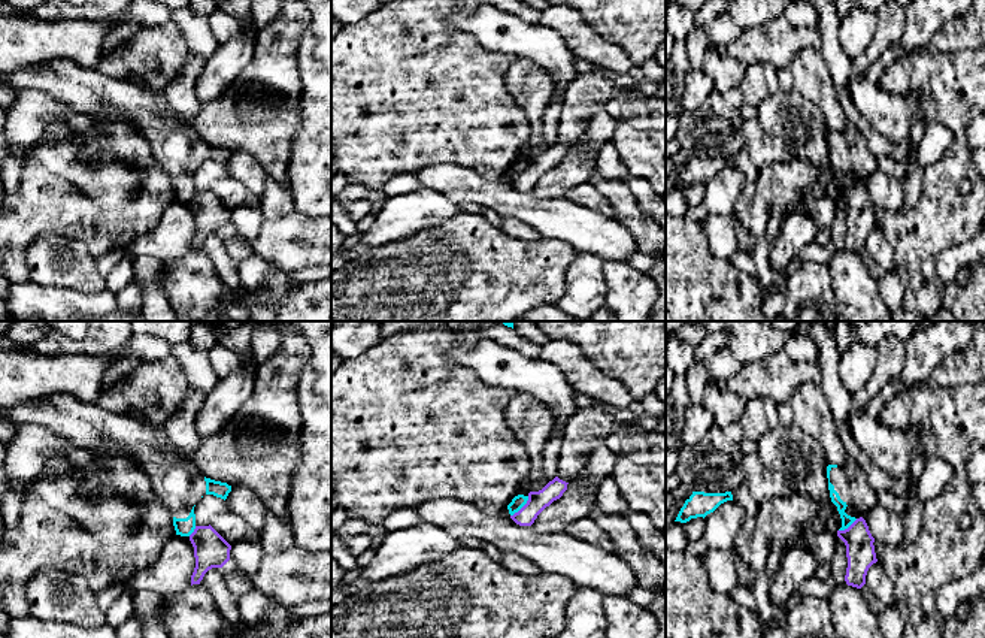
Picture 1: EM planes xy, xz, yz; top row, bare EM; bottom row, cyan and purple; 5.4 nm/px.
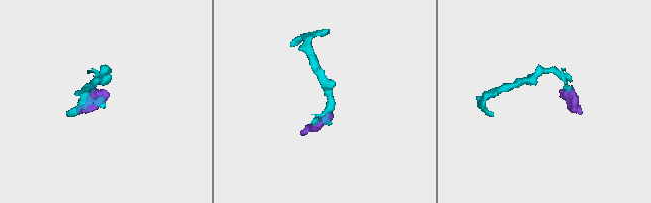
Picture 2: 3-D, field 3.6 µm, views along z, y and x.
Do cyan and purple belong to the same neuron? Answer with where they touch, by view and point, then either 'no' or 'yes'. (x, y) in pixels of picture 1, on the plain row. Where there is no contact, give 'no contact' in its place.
xz (521, 172) | no

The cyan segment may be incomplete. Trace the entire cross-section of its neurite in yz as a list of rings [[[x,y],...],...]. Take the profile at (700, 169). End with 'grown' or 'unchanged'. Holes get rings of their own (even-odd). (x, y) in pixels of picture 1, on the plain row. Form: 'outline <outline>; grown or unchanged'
outline [[[692,157],[685,166],[675,187],[687,188],[691,184],[706,182],[713,178],[721,169],[733,166],[731,157],[725,158],[704,158]]]; unchanged

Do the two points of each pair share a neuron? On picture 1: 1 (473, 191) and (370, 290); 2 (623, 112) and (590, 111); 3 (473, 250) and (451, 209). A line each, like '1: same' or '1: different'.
1: different
2: different
3: different

